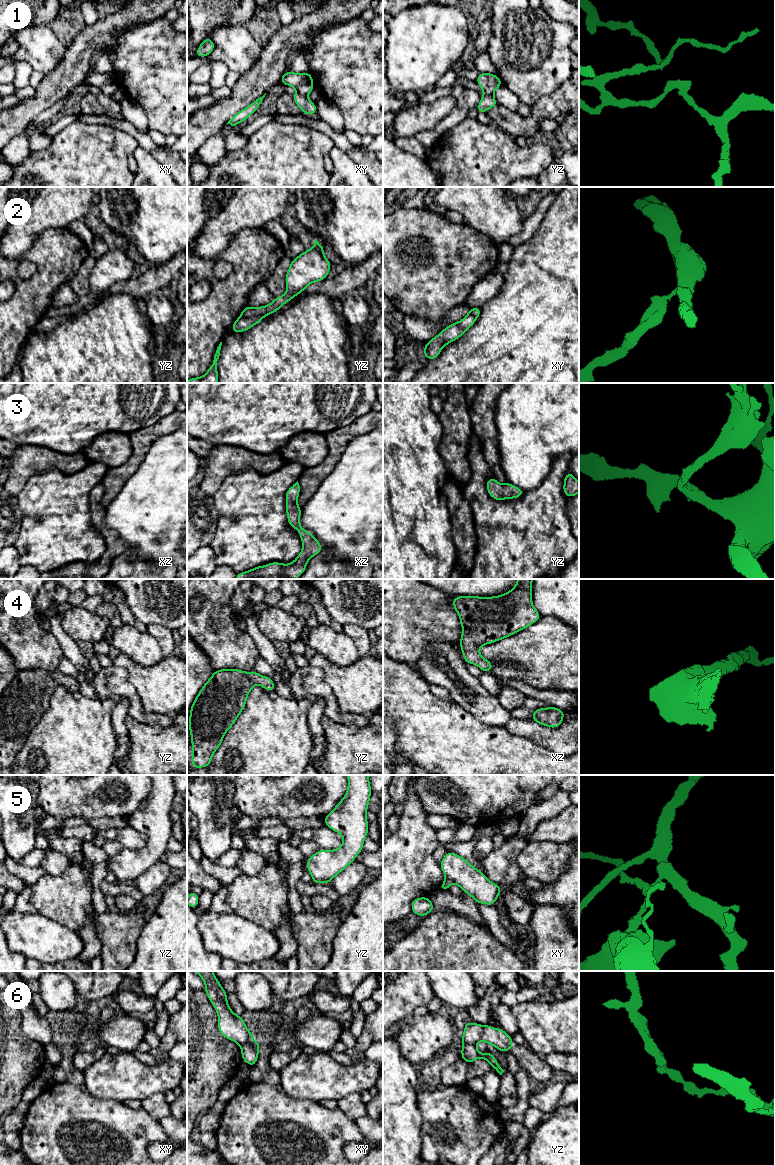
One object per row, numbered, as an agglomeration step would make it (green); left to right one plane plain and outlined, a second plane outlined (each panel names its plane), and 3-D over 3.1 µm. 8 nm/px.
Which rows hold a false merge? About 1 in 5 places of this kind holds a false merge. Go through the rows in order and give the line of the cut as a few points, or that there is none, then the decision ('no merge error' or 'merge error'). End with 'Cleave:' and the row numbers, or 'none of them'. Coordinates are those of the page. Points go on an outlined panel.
1: xy (298, 92), (306, 97) | merge error
2: yz (240, 315), (246, 317), (263, 316) | merge error
3: no cut | no merge error
4: no cut | no merge error
5: xy (446, 877), (453, 882) | merge error
6: xy (253, 1039), (240, 1045) | merge error
Cleave: 1, 2, 5, 6

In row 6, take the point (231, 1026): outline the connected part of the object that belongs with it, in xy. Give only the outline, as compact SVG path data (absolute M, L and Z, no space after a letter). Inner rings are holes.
M213 971L194 972L203 979L204 991L218 1014L218 1031L240 1046L253 1040L252 1031L246 1028L245 1021L230 1009L228 993L222 988Z

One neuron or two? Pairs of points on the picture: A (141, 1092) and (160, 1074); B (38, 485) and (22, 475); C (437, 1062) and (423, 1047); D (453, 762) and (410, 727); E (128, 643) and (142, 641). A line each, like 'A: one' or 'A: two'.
A: one
B: two
C: two
D: one
E: one

